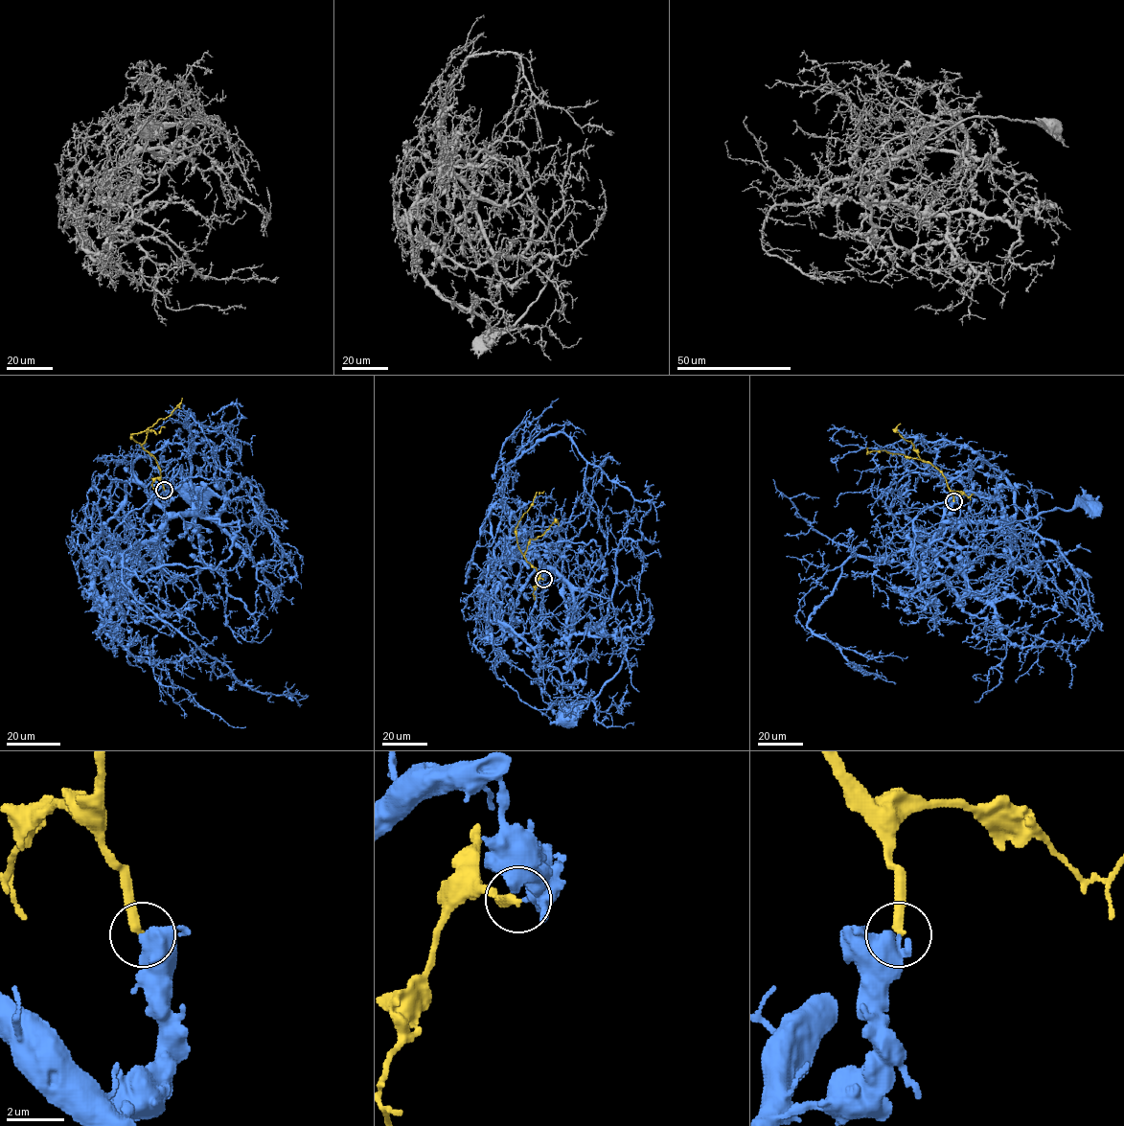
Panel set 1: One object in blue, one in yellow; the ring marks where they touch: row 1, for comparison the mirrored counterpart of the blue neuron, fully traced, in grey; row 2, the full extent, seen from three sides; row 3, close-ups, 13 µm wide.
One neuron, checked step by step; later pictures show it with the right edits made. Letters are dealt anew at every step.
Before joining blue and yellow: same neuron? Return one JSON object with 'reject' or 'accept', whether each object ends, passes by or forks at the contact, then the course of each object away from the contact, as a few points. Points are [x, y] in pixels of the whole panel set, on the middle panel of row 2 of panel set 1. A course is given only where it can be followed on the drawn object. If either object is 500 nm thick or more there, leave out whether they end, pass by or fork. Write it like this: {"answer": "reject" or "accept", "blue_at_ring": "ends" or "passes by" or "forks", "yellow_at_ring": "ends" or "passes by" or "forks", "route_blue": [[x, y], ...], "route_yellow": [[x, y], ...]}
{"answer": "reject", "blue_at_ring": "ends", "yellow_at_ring": "ends", "route_blue": [[543, 579], [542, 569], [549, 569], [568, 585], [607, 598], [625, 642], [619, 670], [564, 720]], "route_yellow": [[543, 579], [518, 548], [516, 527], [537, 493], [544, 491]]}

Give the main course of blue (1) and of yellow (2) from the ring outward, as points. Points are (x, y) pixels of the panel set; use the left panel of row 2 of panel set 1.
1: (165, 490), (168, 513), (240, 526), (261, 513), (238, 498), (189, 496)
2: (165, 490), (156, 461), (131, 434), (146, 429), (158, 433), (165, 427)

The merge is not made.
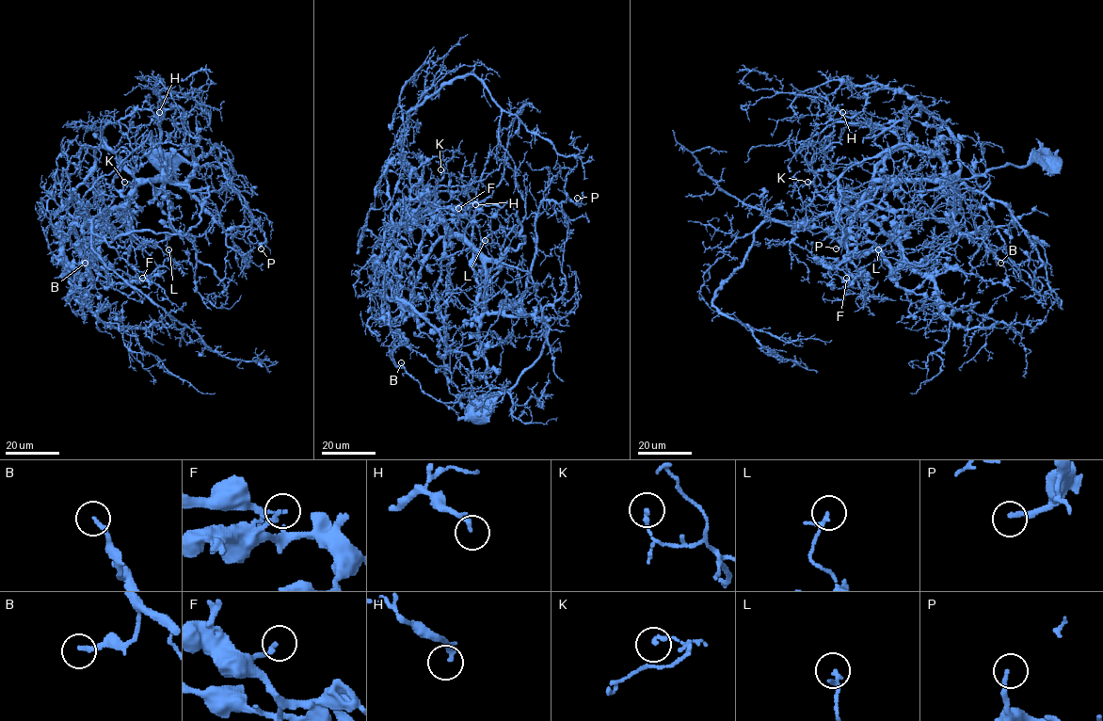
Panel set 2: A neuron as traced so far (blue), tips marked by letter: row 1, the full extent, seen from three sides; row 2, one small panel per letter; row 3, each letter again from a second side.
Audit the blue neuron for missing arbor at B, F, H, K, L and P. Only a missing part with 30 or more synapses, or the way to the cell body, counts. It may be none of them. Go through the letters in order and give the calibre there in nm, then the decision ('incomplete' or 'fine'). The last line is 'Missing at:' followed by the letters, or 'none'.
B: 200 nm thick; fine
F: 200 nm thick; fine
H: 200 nm thick; fine
K: 160 nm thick; fine
L: 130 nm thick; fine
P: 190 nm thick; incomplete
Missing at: P

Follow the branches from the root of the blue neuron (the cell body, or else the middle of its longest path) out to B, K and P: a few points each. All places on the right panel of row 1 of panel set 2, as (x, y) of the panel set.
B: (1052, 162), (909, 192), (877, 182), (875, 168), (899, 149), (933, 151), (960, 196), (986, 211), (1000, 263)
K: (1052, 162), (1005, 164), (935, 189), (876, 182), (859, 197), (848, 196), (824, 162), (807, 182)
P: (1052, 162), (905, 192), (903, 182), (951, 182), (945, 161), (887, 149), (840, 177), (836, 248)

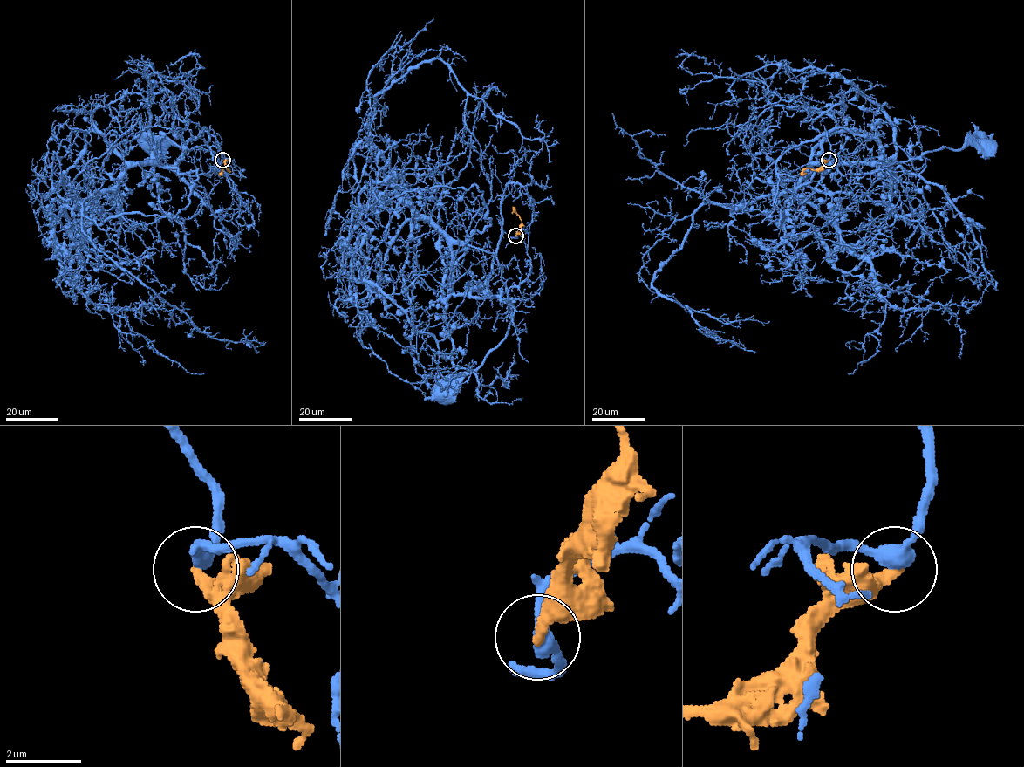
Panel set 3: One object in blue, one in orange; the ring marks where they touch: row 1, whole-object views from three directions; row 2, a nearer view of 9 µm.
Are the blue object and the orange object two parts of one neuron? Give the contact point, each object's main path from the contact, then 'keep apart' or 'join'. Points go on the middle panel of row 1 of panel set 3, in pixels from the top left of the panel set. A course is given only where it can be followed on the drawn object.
(515, 236) | blue via (515, 236), (501, 233), (491, 273), (463, 294), (452, 246), (496, 256), (512, 317), (441, 394) | orange via (515, 236), (522, 222), (513, 208) | keep apart

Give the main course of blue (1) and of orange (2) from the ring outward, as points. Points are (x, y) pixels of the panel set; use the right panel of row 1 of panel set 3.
1: (829, 160), (825, 129), (838, 128), (875, 137), (887, 164), (847, 161), (843, 174), (987, 145)
2: (829, 160), (815, 169), (806, 168), (801, 175)

